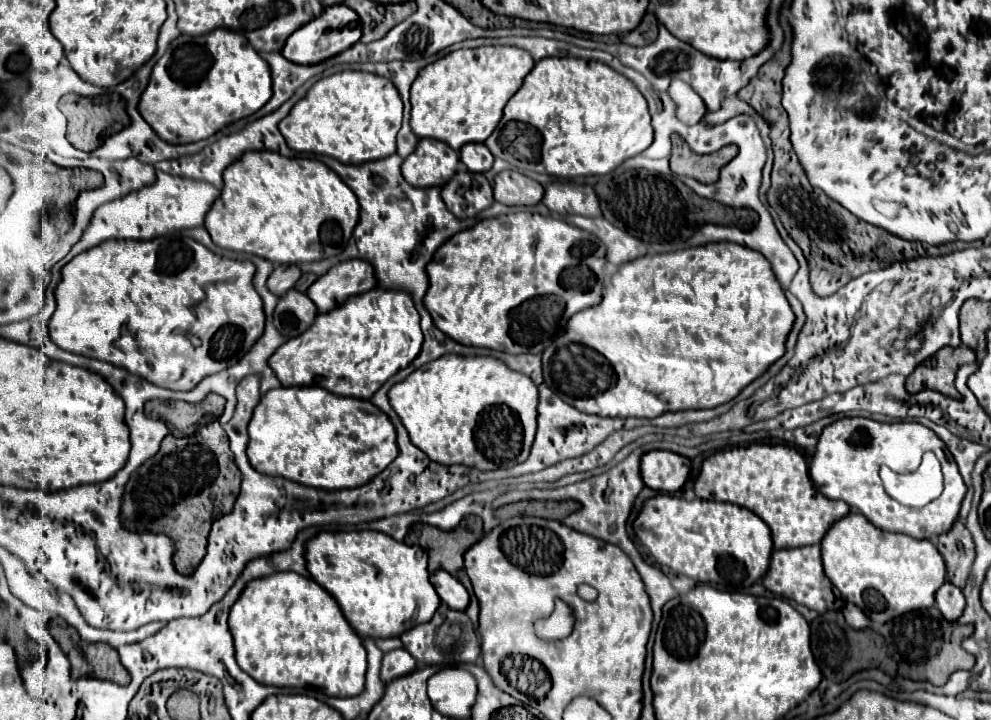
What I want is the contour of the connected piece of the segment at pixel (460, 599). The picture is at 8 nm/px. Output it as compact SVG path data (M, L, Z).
M436 571L430 577L438 597L452 609L460 609L464 611L468 607L468 591L458 583L458 579L454 575L450 575L448 571Z

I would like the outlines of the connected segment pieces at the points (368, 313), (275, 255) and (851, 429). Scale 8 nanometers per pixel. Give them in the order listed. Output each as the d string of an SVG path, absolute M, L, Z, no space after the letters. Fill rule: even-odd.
M376 287L350 297L330 313L320 313L312 329L288 339L270 357L282 385L316 385L344 397L370 399L386 379L408 367L422 347L420 315L412 295L402 289Z
M242 153L224 171L224 187L220 197L206 213L206 229L212 241L222 249L246 251L272 263L310 263L338 255L358 223L358 199L354 191L318 159L284 157L280 153Z
M844 417L828 427L824 427L816 451L810 457L810 479L814 487L828 499L842 499L854 511L860 511L868 517L876 527L884 531L904 533L916 539L936 539L940 533L948 531L960 511L960 503L966 493L966 485L956 469L956 461L948 453L944 441L936 437L936 433L914 421L898 421L898 423L880 423L866 417ZM934 451L942 463L944 473L944 491L942 495L920 507L908 509L906 505L896 503L888 493L884 493L880 479L880 465L888 465L896 473L908 473L920 465L922 453Z

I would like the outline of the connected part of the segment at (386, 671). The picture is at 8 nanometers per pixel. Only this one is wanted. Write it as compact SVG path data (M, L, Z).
M406 649L390 651L390 653L386 653L382 657L380 679L382 679L382 683L388 683L388 681L392 681L396 677L402 677L404 673L412 673L414 667L416 667L416 661Z

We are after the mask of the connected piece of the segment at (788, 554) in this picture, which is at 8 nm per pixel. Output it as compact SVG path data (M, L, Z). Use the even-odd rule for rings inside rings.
M806 545L806 547L796 547L796 549L780 549L774 551L770 557L770 567L768 573L762 579L764 587L780 597L786 597L790 601L796 601L800 605L806 605L808 609L814 609L818 613L826 613L836 607L838 603L838 591L826 577L822 569L822 559L820 559L820 545Z

